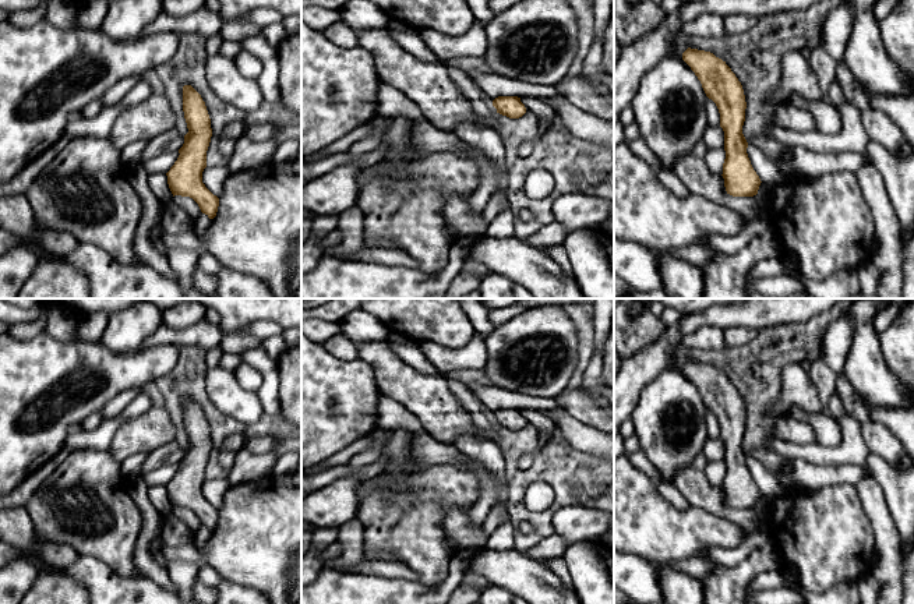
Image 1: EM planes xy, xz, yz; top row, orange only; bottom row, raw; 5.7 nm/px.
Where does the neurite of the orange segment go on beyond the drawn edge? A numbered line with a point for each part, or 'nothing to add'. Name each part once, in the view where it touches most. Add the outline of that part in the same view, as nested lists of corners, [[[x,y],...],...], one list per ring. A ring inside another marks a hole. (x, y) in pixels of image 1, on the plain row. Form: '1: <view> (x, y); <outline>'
nothing to add

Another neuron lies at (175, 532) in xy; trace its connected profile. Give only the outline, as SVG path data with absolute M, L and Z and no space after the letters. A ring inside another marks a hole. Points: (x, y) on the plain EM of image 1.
M174 513L165 516L159 537L170 547L180 547L188 543L195 543L194 531L190 530L188 526Z

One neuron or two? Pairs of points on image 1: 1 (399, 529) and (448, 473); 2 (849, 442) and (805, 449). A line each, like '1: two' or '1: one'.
1: one
2: one

